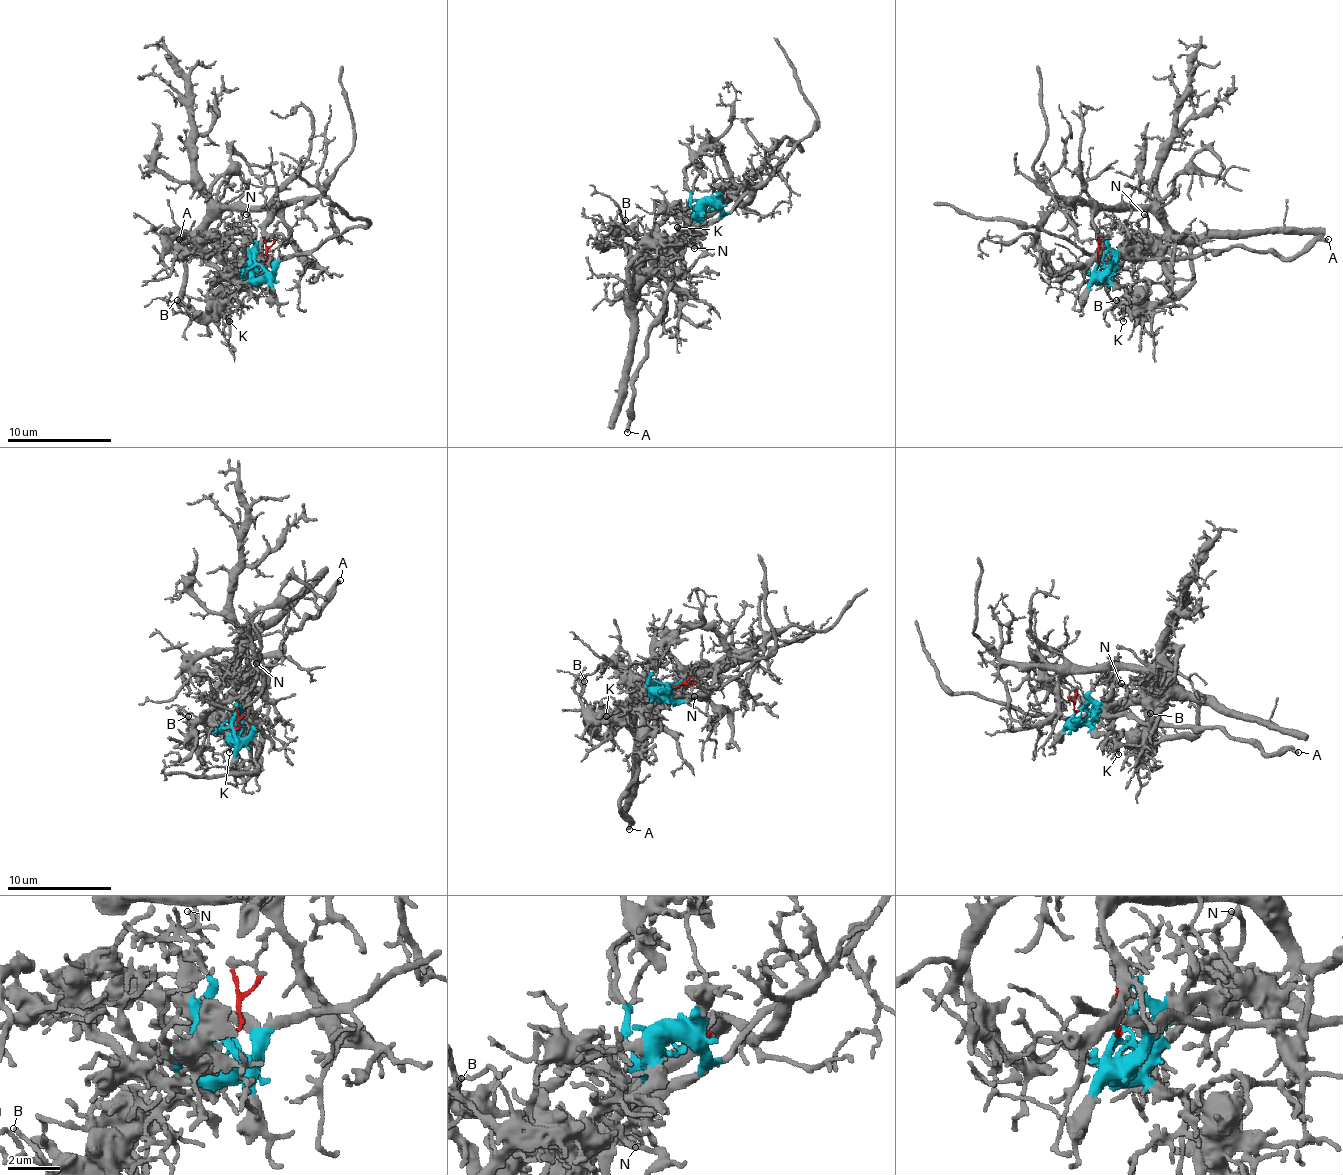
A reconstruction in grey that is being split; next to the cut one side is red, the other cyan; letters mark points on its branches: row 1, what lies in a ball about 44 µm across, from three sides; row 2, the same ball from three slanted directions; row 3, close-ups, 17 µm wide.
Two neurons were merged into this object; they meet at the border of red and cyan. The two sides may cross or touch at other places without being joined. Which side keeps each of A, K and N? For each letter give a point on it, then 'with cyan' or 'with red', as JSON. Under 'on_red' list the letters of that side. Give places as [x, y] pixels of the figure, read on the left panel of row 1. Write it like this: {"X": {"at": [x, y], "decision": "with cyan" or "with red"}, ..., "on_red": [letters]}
{"A": {"at": [179, 239], "decision": "with cyan"}, "K": {"at": [229, 321], "decision": "with cyan"}, "N": {"at": [246, 214], "decision": "with cyan"}, "on_red": []}

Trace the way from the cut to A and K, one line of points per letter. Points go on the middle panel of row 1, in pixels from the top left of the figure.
A: (709, 202), (701, 205), (698, 234), (685, 247), (683, 273), (649, 333), (646, 359), (633, 383), (628, 432)
K: (709, 202), (701, 205), (701, 218), (688, 229), (677, 229), (677, 226)

